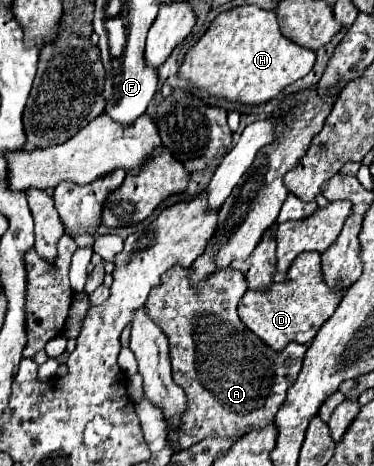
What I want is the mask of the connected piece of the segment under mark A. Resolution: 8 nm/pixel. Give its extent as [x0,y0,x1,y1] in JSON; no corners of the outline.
[145,265,307,449]

